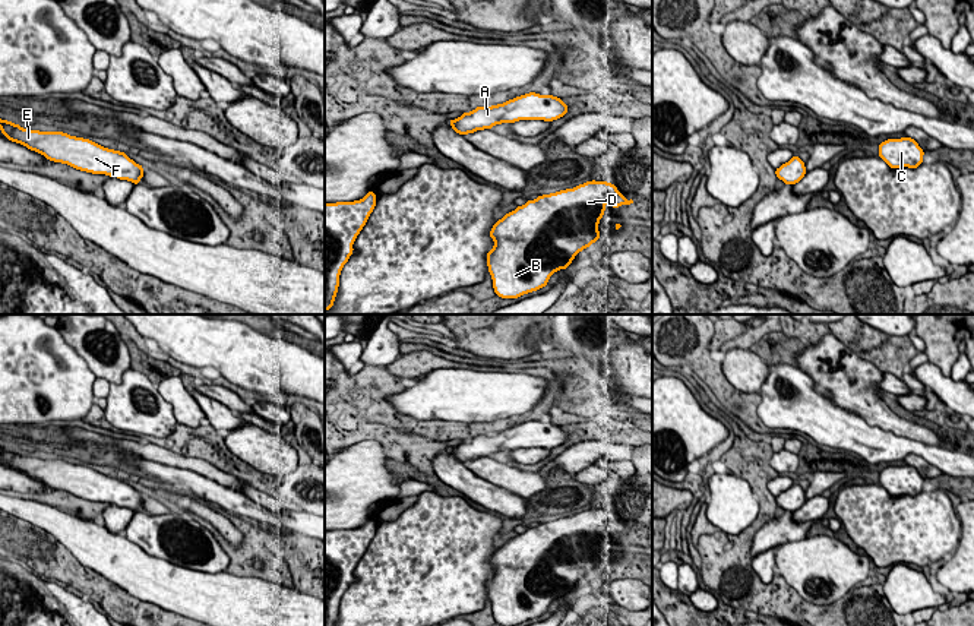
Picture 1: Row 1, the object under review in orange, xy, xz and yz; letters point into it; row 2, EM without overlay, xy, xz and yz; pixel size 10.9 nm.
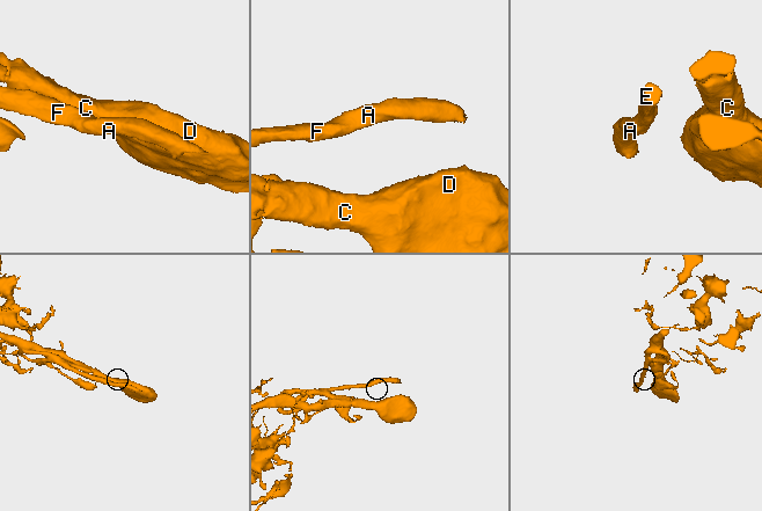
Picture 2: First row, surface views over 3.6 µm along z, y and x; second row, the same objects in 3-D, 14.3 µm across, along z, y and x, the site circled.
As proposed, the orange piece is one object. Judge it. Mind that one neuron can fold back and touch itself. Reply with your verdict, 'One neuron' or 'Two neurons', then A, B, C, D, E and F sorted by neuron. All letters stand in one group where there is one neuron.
One neuron. Groups: A B C D E F

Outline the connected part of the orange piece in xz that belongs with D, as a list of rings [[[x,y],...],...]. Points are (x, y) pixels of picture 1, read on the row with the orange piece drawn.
[[[592,180],[573,189],[538,196],[496,221],[490,231],[494,247],[487,253],[496,295],[518,298],[537,291],[547,285],[554,272],[572,265],[579,252],[600,240],[598,224],[608,200],[611,209],[633,203],[614,184]]]

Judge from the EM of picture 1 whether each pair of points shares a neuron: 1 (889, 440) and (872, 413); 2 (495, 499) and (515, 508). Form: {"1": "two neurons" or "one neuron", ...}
{"1": "two neurons", "2": "one neuron"}

